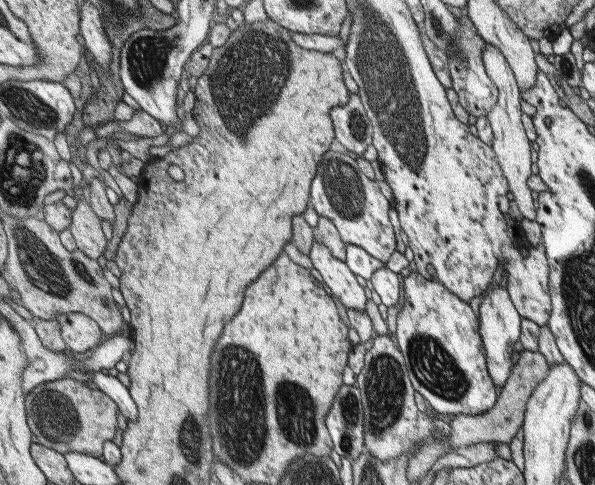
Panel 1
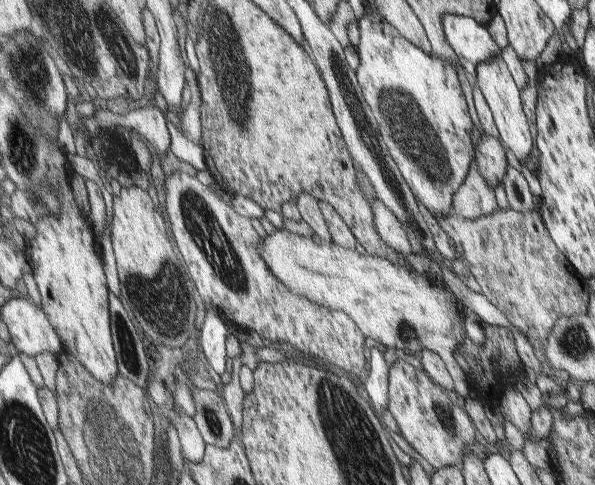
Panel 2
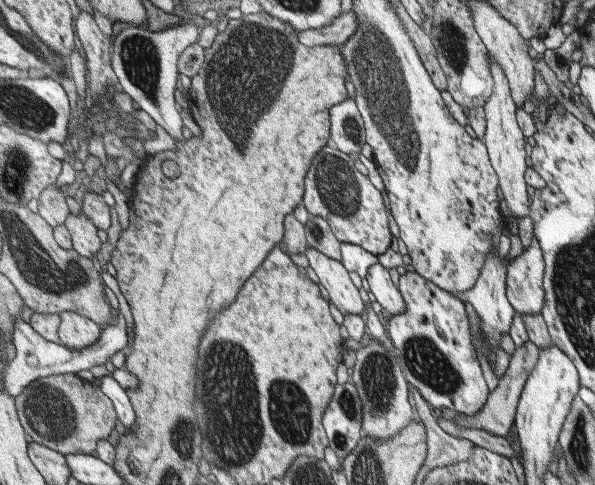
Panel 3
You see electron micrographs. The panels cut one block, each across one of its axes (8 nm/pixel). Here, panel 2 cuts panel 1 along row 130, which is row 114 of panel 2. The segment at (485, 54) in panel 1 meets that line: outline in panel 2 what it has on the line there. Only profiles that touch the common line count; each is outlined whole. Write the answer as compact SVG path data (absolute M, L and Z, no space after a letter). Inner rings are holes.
M499 54L480 64L477 67L476 77L478 92L483 96L484 102L492 115L500 144L503 148L512 152L519 162L524 163L533 148L533 138L529 134L527 120L523 114L519 90L517 90L513 78L511 78L511 74Z

